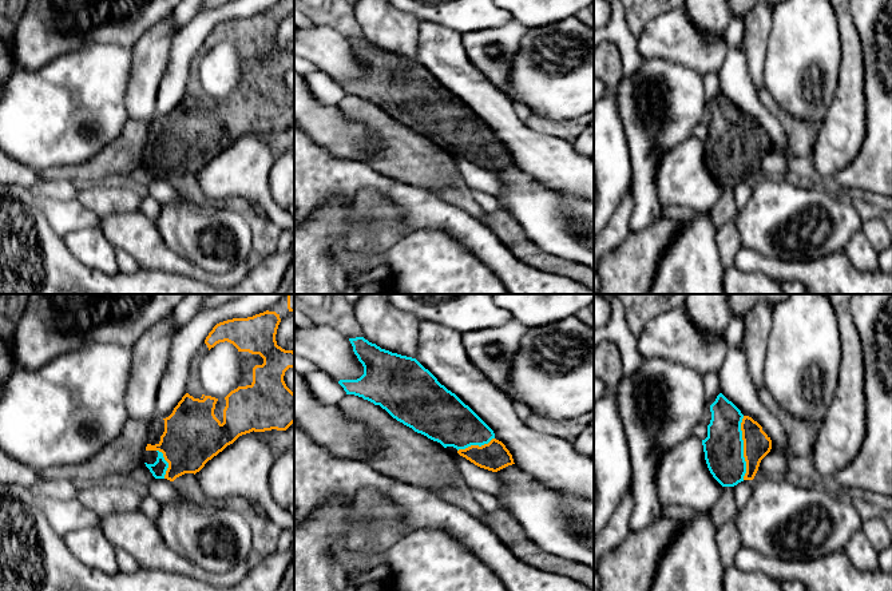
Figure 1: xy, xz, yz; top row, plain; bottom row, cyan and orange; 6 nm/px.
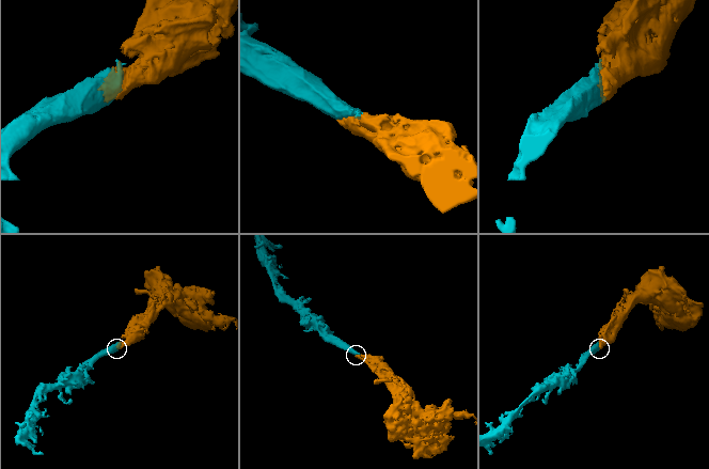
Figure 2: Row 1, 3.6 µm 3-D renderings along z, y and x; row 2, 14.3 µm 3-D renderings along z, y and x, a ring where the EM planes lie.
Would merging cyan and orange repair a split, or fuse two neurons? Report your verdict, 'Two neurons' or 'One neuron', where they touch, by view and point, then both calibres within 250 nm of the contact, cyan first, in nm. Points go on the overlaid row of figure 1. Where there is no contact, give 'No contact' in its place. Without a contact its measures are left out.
One neuron. Touches cyan at yz (742, 448). Thickness 240 nm (cyan) against 160 nm

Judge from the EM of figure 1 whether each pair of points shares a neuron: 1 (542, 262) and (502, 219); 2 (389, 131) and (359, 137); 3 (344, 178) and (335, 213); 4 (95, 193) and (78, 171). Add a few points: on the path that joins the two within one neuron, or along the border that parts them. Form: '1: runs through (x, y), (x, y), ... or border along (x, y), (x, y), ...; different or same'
1: runs through (531, 253), (508, 230); same
2: border along (344, 116), (377, 141), (364, 161); different
3: border along (360, 198), (341, 199), (333, 197), (310, 213); different
4: border along (110, 181), (80, 185); different

